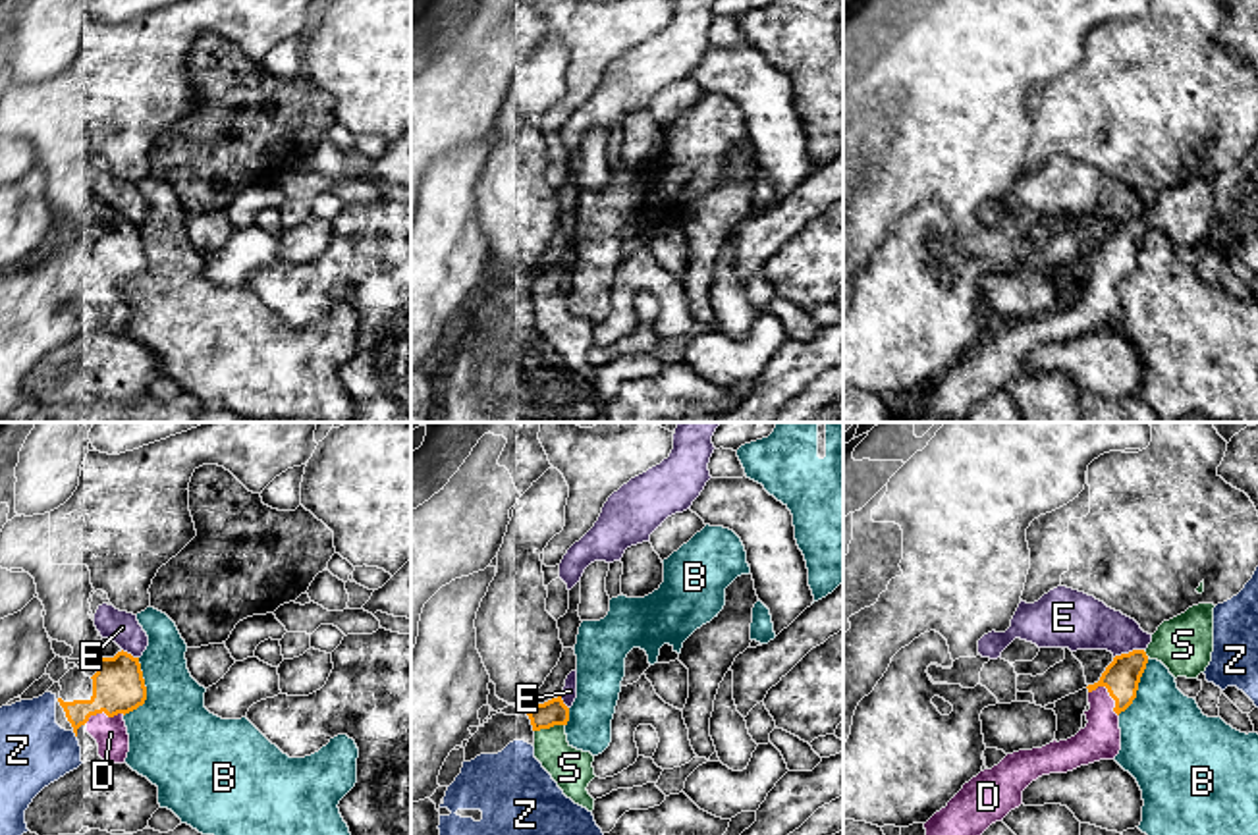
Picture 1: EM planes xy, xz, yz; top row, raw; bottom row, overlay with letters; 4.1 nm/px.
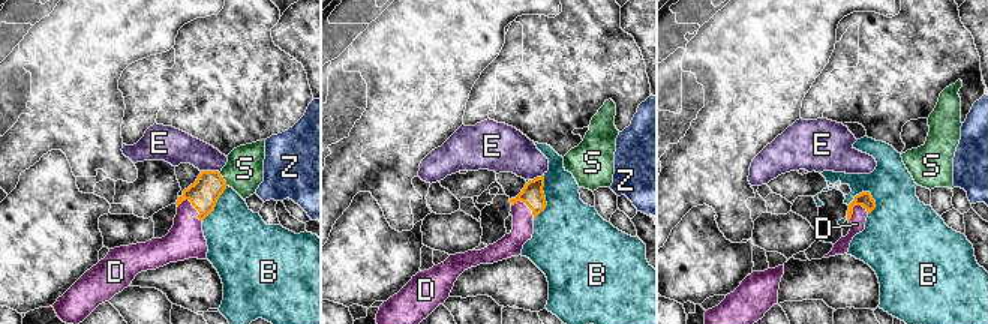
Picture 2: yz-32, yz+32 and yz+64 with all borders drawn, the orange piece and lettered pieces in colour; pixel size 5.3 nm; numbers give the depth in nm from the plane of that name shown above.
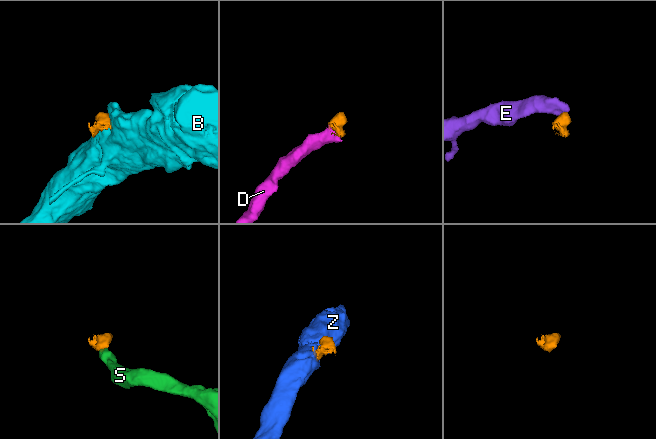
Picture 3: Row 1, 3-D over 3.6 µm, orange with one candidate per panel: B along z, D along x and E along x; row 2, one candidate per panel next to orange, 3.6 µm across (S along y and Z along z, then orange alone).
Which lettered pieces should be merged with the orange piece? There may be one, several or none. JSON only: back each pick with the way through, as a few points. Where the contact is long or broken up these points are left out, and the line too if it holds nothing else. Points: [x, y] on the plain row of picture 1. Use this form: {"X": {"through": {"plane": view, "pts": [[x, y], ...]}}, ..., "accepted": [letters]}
{"D": {"through": {"plane": "yz", "pts": [[1121, 245], [1110, 263], [1100, 307]]}}, "accepted": ["D", "S"]}

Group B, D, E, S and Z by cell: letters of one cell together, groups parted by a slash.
B / D S / E / Z

